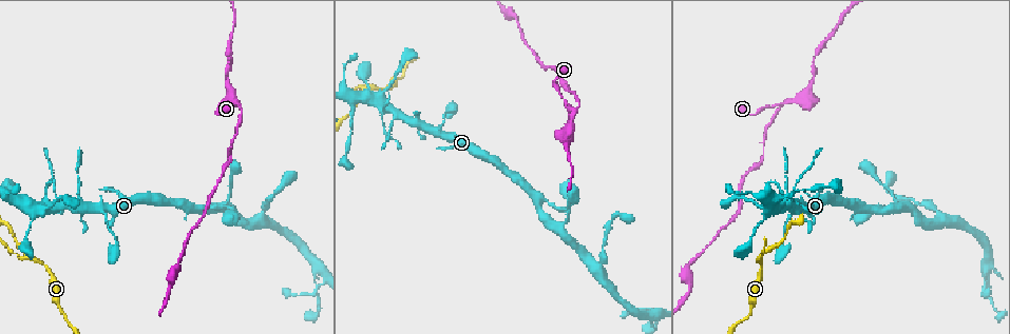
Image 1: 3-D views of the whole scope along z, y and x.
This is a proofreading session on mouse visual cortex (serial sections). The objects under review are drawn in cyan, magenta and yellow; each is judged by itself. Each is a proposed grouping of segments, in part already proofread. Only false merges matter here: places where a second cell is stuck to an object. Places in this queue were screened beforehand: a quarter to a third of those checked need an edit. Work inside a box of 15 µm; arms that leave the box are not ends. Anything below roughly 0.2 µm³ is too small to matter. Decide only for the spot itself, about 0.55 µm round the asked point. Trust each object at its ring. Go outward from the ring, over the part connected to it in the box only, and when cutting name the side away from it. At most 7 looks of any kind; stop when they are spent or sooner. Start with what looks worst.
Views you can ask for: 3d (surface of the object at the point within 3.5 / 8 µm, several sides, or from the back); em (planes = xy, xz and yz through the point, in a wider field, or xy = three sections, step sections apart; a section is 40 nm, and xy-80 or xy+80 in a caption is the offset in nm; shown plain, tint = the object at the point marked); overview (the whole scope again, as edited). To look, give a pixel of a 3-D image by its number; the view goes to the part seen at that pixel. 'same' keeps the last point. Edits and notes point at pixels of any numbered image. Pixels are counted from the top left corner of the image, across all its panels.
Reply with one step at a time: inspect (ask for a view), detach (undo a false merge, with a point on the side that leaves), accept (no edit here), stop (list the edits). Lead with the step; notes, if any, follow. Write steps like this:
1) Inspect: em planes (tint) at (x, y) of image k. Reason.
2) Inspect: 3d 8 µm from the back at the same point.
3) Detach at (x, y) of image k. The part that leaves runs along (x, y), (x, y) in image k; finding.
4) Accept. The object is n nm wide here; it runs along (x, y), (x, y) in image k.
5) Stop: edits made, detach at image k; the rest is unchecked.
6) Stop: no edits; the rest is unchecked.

Inspect: 3d 3.5 µm at (26, 257) of image 1. Three arms meet.

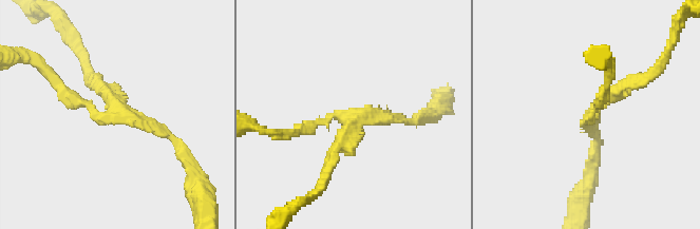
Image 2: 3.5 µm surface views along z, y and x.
Inspect: em xy step 3 (tint) at (126, 113) of image 2. 3 arms meet here; the arms are 100, 150, 150 nm wide; need the tissue.

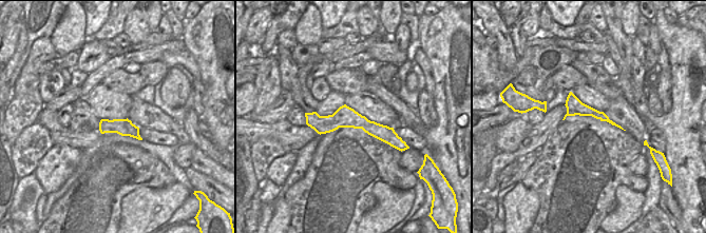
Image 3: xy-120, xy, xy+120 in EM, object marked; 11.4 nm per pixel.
Accept. It runs along (184, 149), (129, 117), (96, 78) in image 2; continuous, no second cell.

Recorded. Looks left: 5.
Inspect: 3d 8 µm at (775, 211) of image 1. Arms part here.

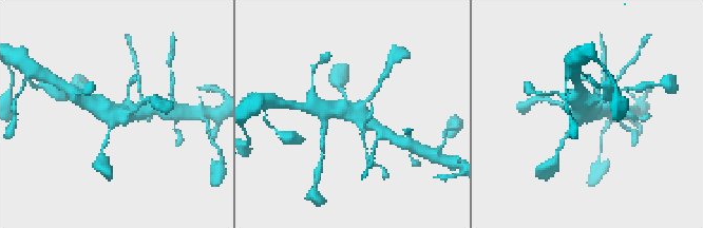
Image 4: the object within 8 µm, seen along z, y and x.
Inspect: 3d 3.5 µm at (115, 116) of image 4.

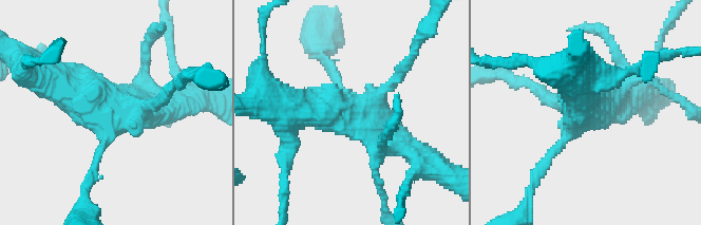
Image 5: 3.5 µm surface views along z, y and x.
Accept. Continuous, no second cell.

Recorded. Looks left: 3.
Inspect: 3d 3.5 µm at (200, 211) of image 1. Arms part here.

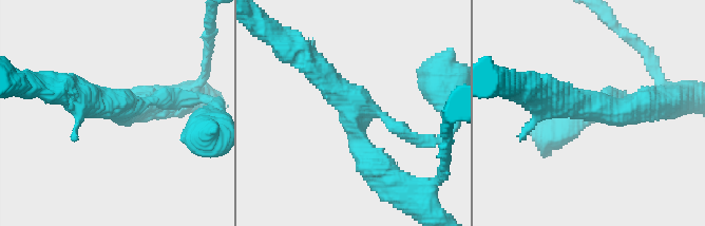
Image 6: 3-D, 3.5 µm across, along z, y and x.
Inspect: em xy step 5 (tint) at (351, 106) of image 6. 3 arms meet here; the arms are 200, 300, 400 nm wide; shape alone is not enough.

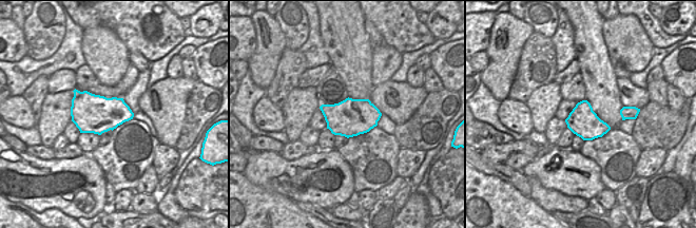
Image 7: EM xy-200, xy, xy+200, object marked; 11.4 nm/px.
Inspect: em xy step 1 (tint) at the same point.

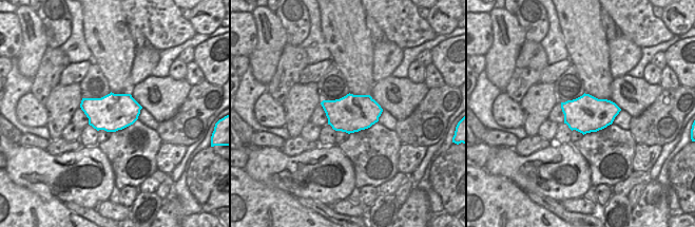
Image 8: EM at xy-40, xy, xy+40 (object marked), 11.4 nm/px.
Accept. The object is 420 nm wide here; it runs along (303, 57), (348, 100), (375, 165) in image 6; all the same cell.

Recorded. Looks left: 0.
Stop: no edits; the rest is unchecked.

